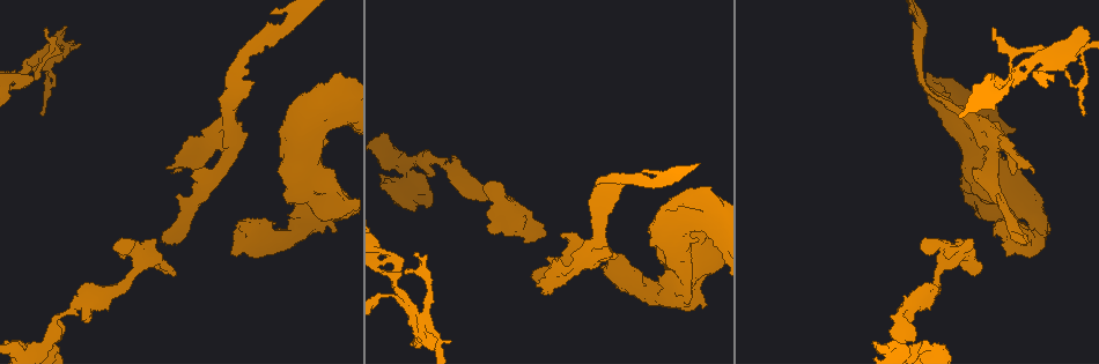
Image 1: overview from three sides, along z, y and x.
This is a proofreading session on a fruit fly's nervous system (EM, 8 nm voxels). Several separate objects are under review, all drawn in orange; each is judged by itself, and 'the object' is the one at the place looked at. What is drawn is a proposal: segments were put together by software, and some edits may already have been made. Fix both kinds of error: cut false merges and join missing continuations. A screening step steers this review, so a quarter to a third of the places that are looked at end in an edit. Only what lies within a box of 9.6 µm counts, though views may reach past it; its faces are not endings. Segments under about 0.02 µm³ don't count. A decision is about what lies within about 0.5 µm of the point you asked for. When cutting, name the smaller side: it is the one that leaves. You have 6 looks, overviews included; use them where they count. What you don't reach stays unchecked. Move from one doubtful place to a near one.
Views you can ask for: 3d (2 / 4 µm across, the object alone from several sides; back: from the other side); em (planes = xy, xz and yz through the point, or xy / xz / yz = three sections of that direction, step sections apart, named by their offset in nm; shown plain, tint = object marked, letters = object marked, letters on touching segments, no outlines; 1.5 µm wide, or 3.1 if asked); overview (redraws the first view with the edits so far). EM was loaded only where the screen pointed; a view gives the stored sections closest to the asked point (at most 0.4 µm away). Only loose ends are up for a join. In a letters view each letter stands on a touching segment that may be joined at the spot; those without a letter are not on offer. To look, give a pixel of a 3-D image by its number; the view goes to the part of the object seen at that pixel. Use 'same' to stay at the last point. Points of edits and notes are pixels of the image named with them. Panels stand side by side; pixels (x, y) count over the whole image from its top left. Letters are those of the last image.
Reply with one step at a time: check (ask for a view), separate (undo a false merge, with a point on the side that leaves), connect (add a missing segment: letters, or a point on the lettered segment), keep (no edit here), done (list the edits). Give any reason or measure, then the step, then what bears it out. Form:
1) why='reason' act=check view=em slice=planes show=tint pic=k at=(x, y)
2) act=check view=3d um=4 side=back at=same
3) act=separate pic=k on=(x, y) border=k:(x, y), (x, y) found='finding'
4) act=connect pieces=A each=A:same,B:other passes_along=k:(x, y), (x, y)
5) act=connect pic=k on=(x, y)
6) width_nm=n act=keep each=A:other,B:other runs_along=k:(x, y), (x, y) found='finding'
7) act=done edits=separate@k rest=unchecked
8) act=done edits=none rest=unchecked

act=check view=3d um=2 pic=1 at=(193, 177)

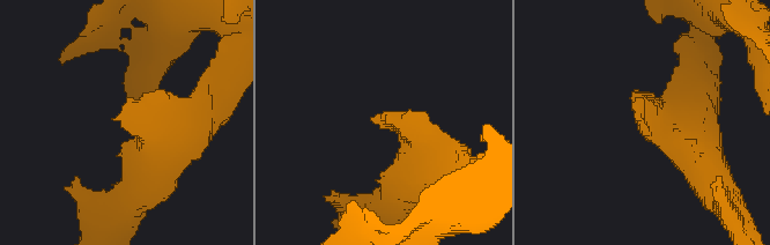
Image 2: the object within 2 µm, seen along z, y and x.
act=check view=em slice=planes show=letters pic=2 at=(637, 115)

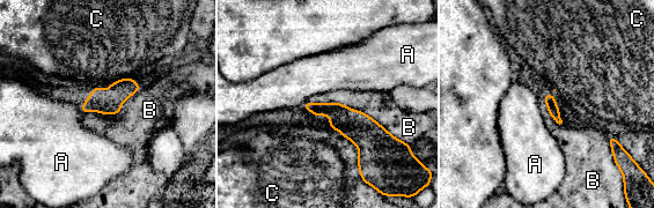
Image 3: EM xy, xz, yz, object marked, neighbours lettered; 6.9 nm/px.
act=keep each=A:other,B:other,C:other border=3:(346, 105), (365, 112), (401, 141) found='none of them fits'

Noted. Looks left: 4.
why='branch stops here' act=check view=3d um=2 pic=1 at=(153, 239)

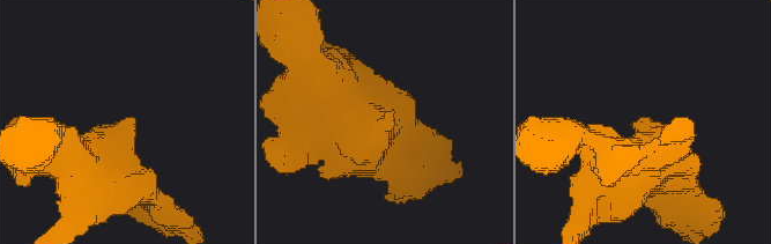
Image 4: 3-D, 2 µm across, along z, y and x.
why='now the EM' act=check view=em slice=planes show=plain pic=4 at=(648, 117)

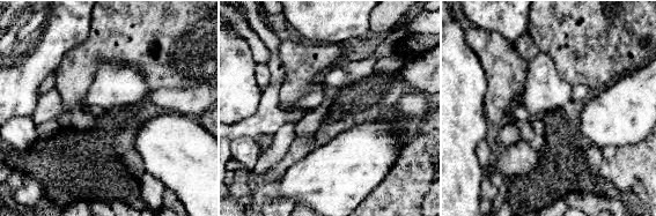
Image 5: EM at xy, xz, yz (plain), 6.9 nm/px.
act=check view=em slice=planes show=letters at=same

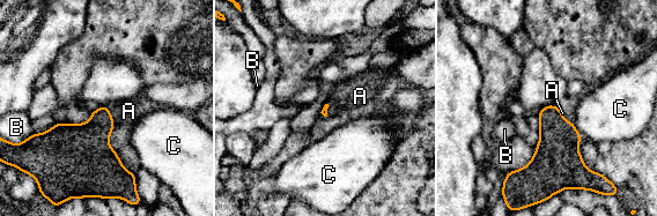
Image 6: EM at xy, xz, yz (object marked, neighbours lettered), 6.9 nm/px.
act=connect pieces=A each=A:same,B:other,C:other found='it goes on there'

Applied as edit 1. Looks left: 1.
act=done edits=connect@6 rest=unchecked

